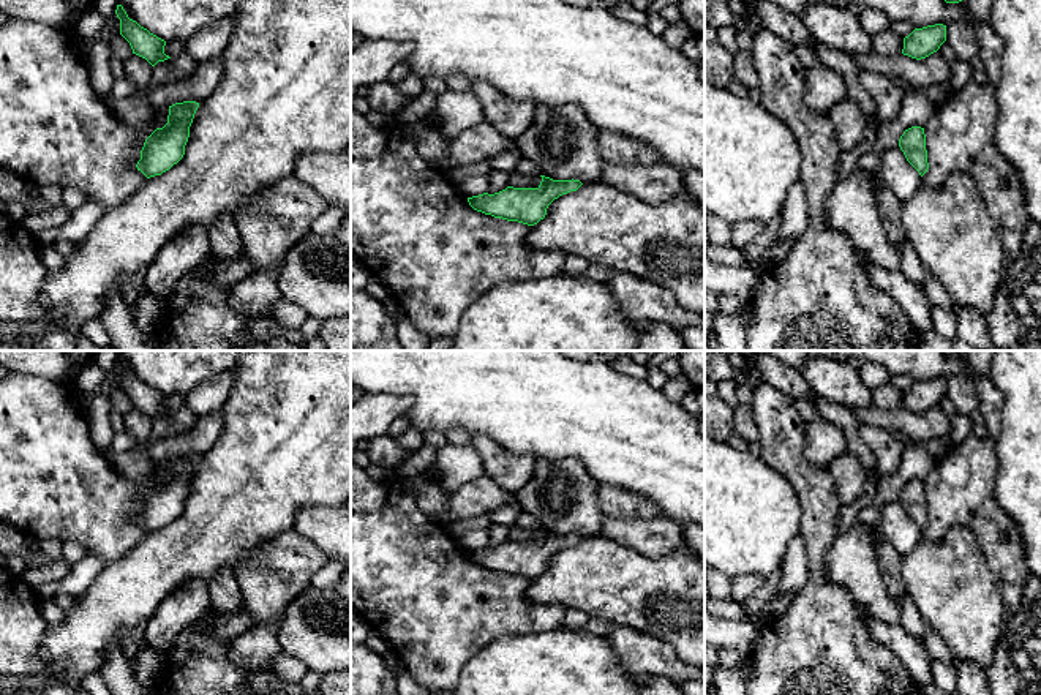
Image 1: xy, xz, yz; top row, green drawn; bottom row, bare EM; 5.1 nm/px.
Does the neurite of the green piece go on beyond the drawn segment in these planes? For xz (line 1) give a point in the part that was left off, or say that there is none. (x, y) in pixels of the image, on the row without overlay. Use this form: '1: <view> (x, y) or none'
1: none

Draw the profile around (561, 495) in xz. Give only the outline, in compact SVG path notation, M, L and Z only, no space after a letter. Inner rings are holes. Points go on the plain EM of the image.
M536 458L531 480L515 494L521 509L553 534L602 534L599 485L577 458Z

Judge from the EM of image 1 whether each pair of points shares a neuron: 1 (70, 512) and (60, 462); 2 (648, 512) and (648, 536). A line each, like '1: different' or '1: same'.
1: same
2: different

